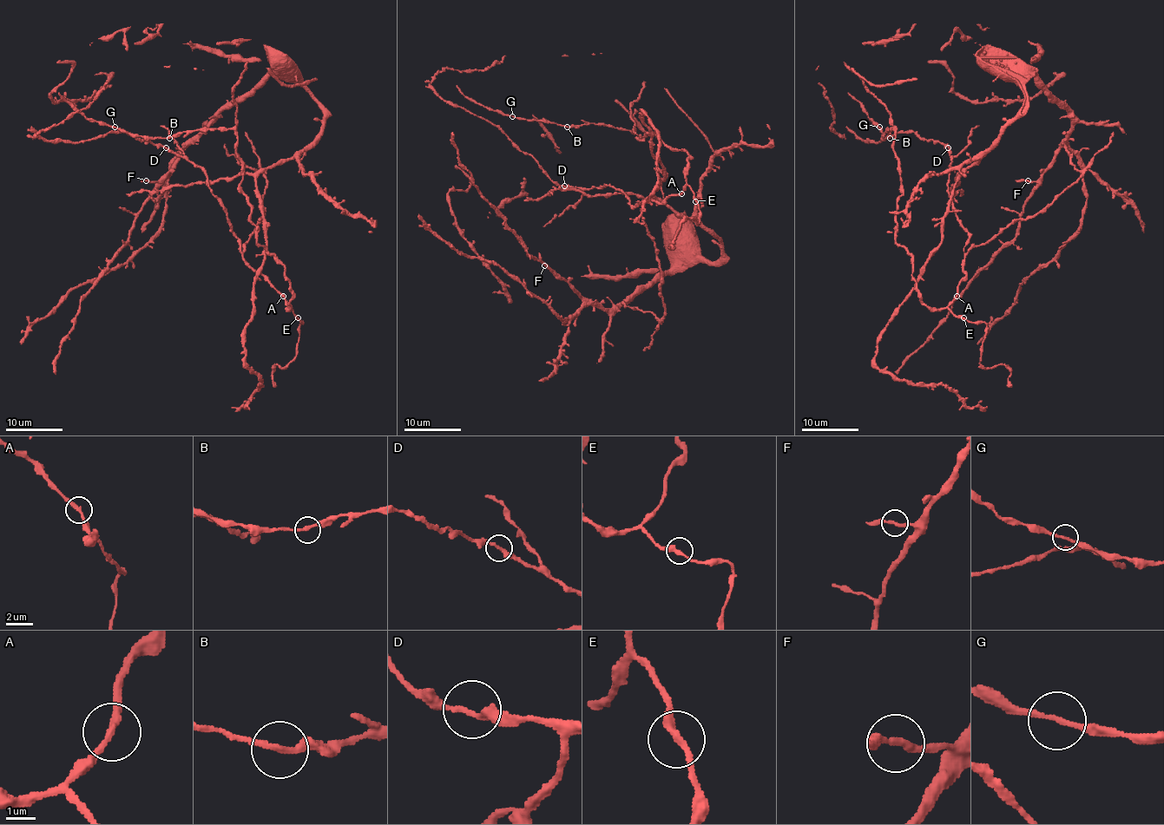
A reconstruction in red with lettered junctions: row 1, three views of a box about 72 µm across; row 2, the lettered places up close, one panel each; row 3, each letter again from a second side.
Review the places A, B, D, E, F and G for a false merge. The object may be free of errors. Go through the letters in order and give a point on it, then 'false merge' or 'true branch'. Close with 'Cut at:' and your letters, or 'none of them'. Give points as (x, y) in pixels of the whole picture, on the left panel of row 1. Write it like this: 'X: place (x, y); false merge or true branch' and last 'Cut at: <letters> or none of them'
A: place (283, 296); true branch
B: place (169, 138); true branch
D: place (166, 147); true branch
E: place (298, 317); true branch
F: place (146, 180); true branch
G: place (115, 127); true branch
Cut at: none of them

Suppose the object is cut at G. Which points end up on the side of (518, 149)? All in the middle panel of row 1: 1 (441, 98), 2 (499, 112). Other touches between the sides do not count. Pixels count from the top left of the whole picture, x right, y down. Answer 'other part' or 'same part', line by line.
1: same part
2: other part

